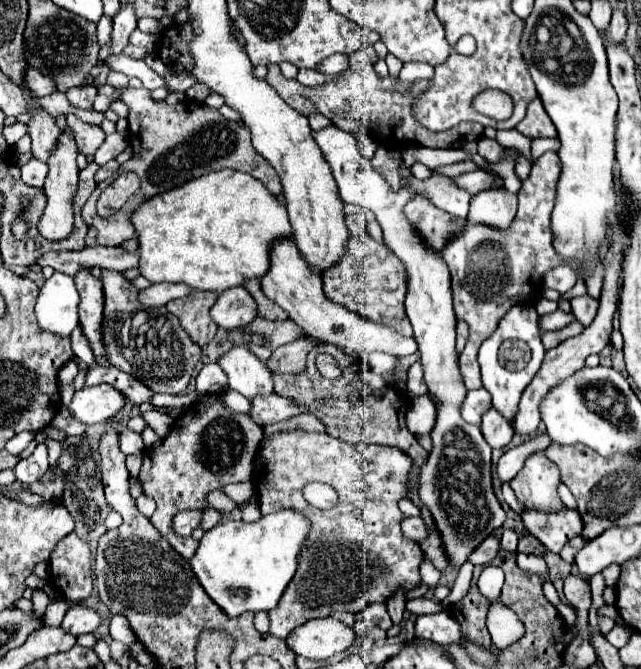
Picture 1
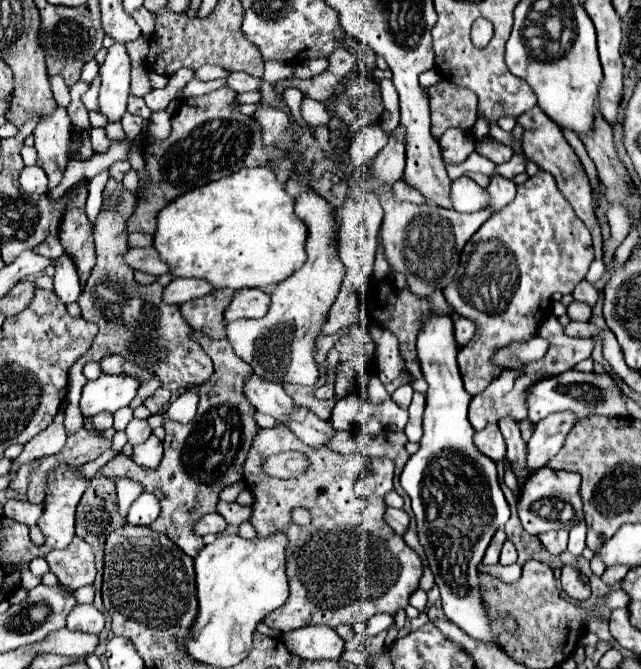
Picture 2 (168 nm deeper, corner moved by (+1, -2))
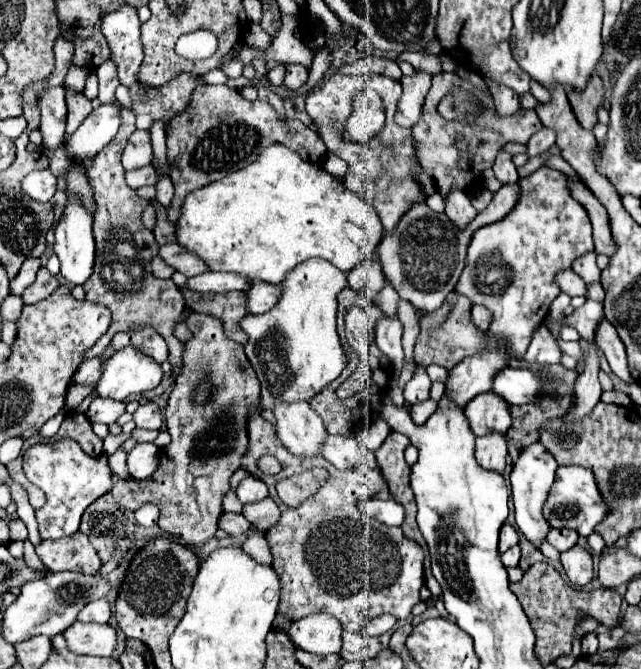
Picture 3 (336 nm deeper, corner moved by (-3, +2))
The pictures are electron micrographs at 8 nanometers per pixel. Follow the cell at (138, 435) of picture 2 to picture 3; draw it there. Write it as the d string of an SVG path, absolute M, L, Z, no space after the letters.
M149 400L145 406L139 406L137 412L133 414L133 420L137 428L147 428L147 430L161 430L163 426L163 412L155 400Z

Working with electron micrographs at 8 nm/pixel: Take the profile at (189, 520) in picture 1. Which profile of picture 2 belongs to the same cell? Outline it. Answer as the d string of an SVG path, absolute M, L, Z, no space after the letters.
M207 514L207 516L203 516L203 518L199 518L199 520L195 522L193 532L195 532L197 536L209 534L209 532L219 534L219 532L225 530L225 526L227 526L227 522L225 522L219 514Z

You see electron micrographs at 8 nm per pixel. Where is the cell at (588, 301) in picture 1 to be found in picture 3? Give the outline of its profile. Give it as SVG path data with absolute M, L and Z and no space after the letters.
M587 252L579 260L575 260L571 266L587 284L597 282L601 278L601 270L595 264L595 256L597 256L597 252Z

